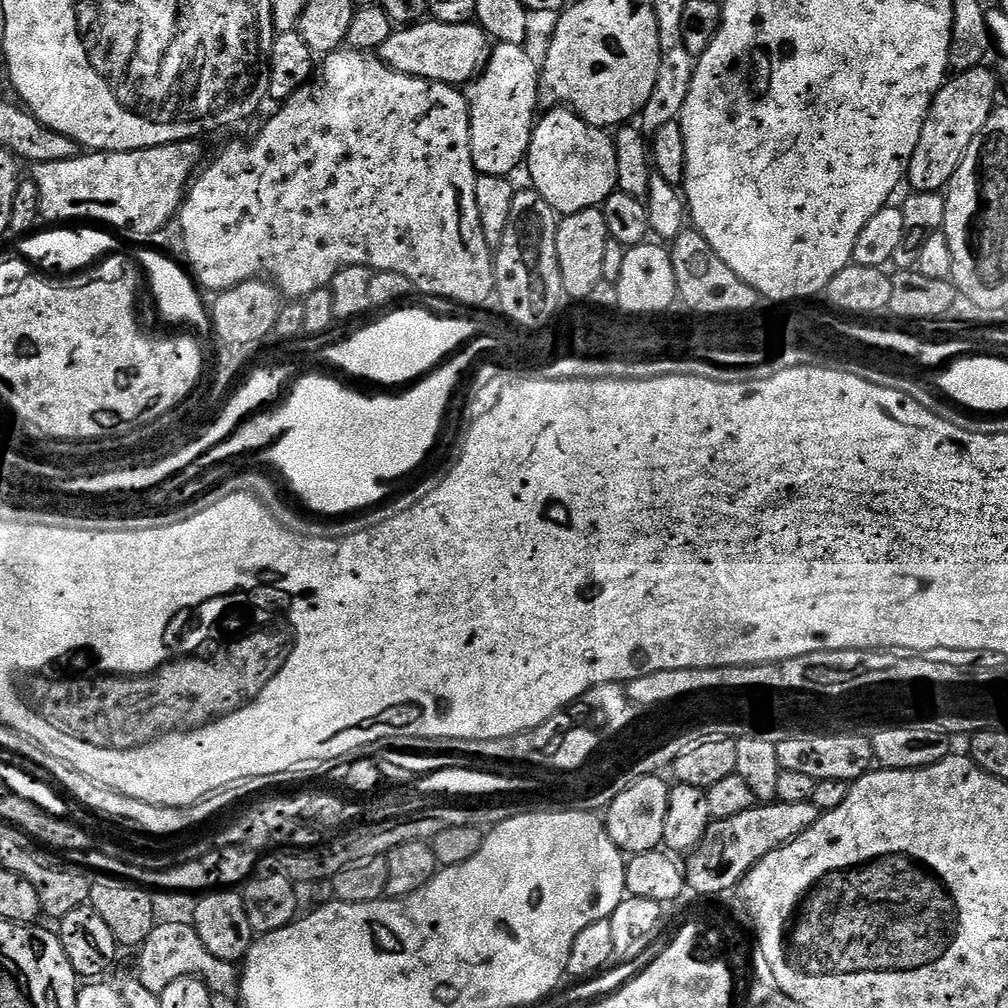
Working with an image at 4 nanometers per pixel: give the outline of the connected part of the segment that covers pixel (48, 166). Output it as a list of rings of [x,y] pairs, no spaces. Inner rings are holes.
[[[188,140],[174,142],[170,145],[154,146],[152,149],[134,150],[133,152],[98,152],[92,150],[84,154],[88,156],[77,154],[71,160],[35,165],[31,169],[30,178],[37,184],[38,188],[39,215],[44,220],[45,218],[52,220],[48,222],[84,220],[80,222],[95,222],[97,225],[107,226],[112,230],[121,228],[124,232],[137,232],[140,236],[152,236],[155,232],[162,231],[171,220],[173,223],[177,219],[189,183],[197,175],[202,161],[205,159],[200,146],[202,146],[200,140]]]

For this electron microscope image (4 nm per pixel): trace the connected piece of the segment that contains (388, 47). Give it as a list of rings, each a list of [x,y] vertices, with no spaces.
[[[433,20],[419,21],[396,31],[378,49],[381,60],[402,74],[433,80],[439,84],[467,86],[479,77],[492,56],[493,41],[476,23],[452,24]]]

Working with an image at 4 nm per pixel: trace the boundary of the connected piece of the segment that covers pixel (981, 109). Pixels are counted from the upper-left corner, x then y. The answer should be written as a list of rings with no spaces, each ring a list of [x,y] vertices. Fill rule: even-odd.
[[[988,66],[955,73],[945,83],[930,106],[922,126],[922,138],[918,138],[918,146],[914,146],[914,158],[910,158],[906,180],[909,185],[912,183],[912,192],[943,193],[947,189],[970,142],[974,142],[982,126],[986,126],[997,104],[996,76]]]

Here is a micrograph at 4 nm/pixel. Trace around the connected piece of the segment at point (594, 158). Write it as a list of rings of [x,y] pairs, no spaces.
[[[556,106],[545,112],[548,113],[535,121],[532,141],[526,153],[531,187],[542,194],[546,202],[550,202],[556,213],[565,216],[603,205],[617,191],[618,154],[615,139],[603,127],[588,124],[583,115],[567,106]]]

